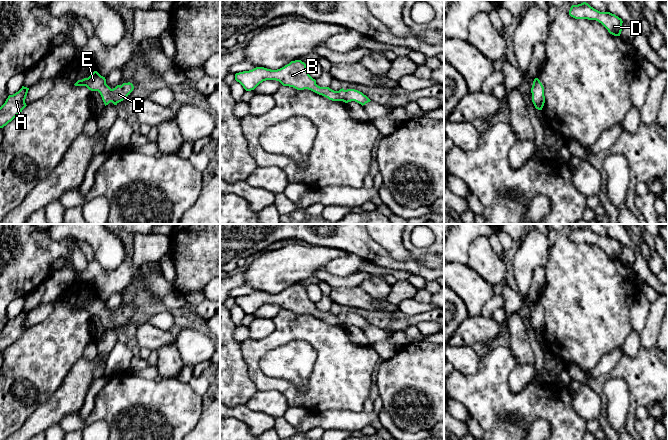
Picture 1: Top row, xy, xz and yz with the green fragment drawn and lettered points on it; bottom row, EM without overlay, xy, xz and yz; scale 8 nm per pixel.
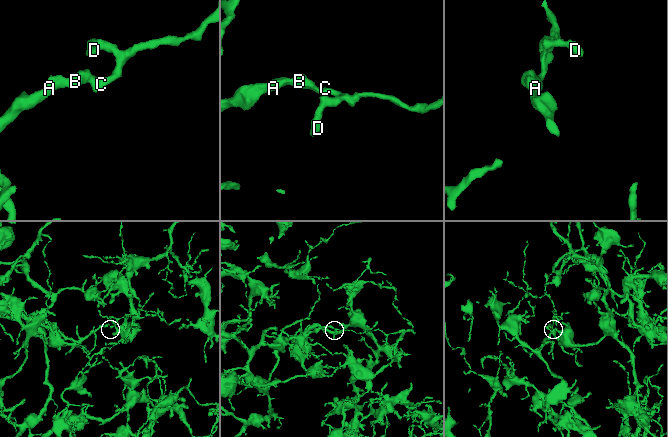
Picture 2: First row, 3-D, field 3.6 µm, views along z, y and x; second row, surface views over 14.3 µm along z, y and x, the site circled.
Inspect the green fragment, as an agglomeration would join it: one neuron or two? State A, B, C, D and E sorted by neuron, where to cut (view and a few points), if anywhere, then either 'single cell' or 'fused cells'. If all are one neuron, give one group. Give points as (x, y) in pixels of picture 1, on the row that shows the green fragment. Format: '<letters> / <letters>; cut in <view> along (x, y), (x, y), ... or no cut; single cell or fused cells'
A B C D E; no cut; single cell

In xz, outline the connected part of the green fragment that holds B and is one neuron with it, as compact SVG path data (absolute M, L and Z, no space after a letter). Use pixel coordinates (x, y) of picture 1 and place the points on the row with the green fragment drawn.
M301 60L291 61L277 70L256 67L249 71L239 72L235 74L235 80L246 91L254 90L263 81L276 80L283 86L293 87L297 90L308 89L332 101L345 103L355 101L362 106L371 101L366 95L355 89L344 90L342 88L339 91L334 91L329 87L318 86L316 80L309 75L306 64Z

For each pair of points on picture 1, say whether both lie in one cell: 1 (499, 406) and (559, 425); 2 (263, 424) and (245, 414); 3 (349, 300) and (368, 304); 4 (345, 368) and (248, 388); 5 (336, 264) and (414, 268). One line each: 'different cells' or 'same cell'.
1: same cell
2: same cell
3: same cell
4: different cells
5: different cells

